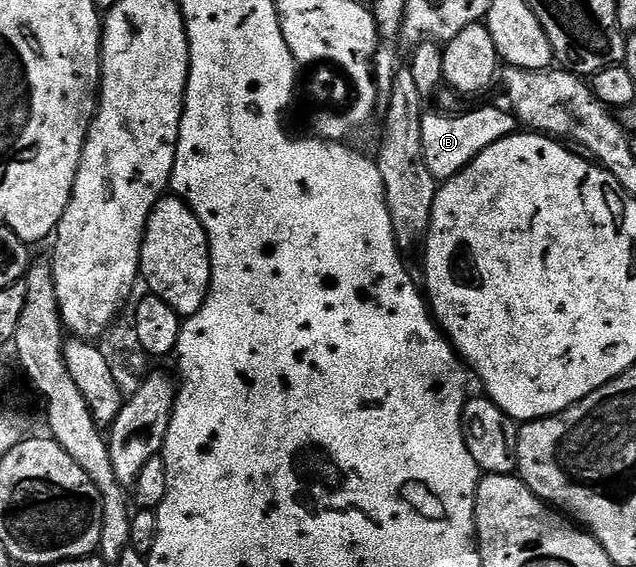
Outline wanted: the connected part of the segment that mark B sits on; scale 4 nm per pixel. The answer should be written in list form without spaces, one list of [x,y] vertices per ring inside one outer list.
[[[508,108],[502,109],[473,109],[470,113],[458,112],[454,115],[449,111],[422,112],[421,126],[423,127],[423,159],[427,159],[427,168],[438,183],[449,181],[463,167],[467,167],[491,143],[504,137],[510,137],[518,132],[519,122]]]

